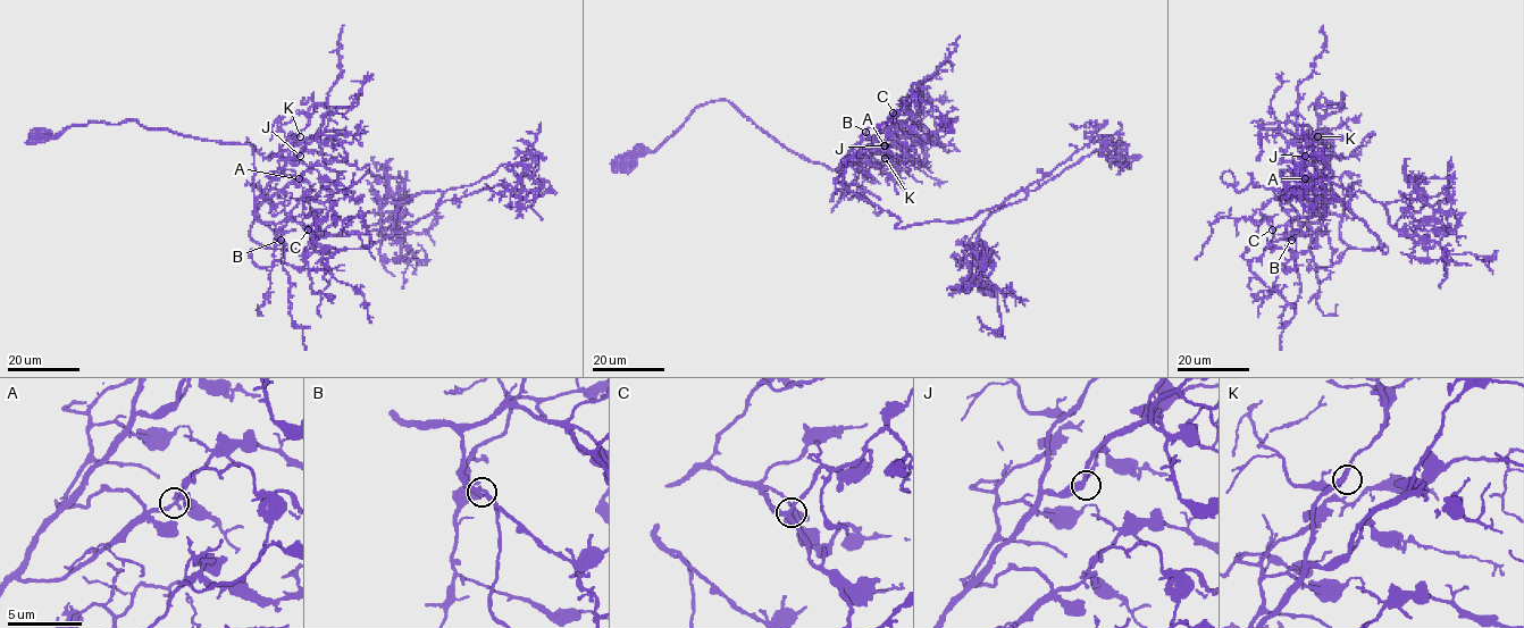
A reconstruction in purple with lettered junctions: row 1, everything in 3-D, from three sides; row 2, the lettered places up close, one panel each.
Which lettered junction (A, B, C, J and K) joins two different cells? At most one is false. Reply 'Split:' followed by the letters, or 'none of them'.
Split: none of them

